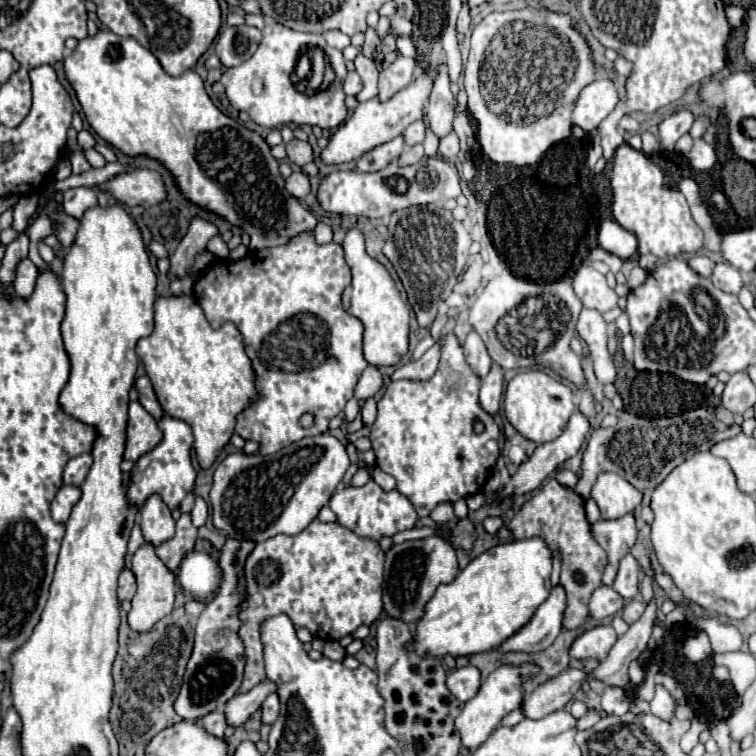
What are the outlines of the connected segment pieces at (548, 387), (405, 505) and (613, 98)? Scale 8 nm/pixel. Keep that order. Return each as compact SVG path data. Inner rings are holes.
M531 370L531 372L517 374L507 384L503 408L507 420L515 426L515 430L521 436L525 436L535 444L543 444L561 436L575 410L575 400L573 400L573 392L565 384L547 376L543 370Z
M369 480L361 488L353 488L353 486L337 488L329 506L337 514L337 522L341 526L349 528L359 536L373 538L373 540L379 540L381 536L393 536L395 532L413 528L417 524L417 512L413 510L413 506L409 506L409 500L397 490L391 492L381 490L373 480Z
M593 80L577 96L573 104L571 120L575 126L591 132L599 122L613 112L619 102L619 94L611 80Z

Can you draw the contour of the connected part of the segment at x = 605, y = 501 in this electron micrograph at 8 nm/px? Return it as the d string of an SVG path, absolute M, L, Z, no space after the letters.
M603 472L597 476L591 498L597 502L603 518L619 518L621 514L633 512L641 504L641 492L629 484L625 478L613 472Z

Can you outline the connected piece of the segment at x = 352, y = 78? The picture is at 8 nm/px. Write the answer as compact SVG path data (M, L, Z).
M349 72L347 78L345 78L345 82L343 82L343 92L347 96L355 96L359 90L361 90L361 78L359 78L359 74L357 72Z

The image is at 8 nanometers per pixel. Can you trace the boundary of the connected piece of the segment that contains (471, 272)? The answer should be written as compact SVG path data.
M471 256L467 262L469 264L461 272L461 276L457 278L455 290L463 296L473 296L481 284L481 260L479 260L479 256Z

